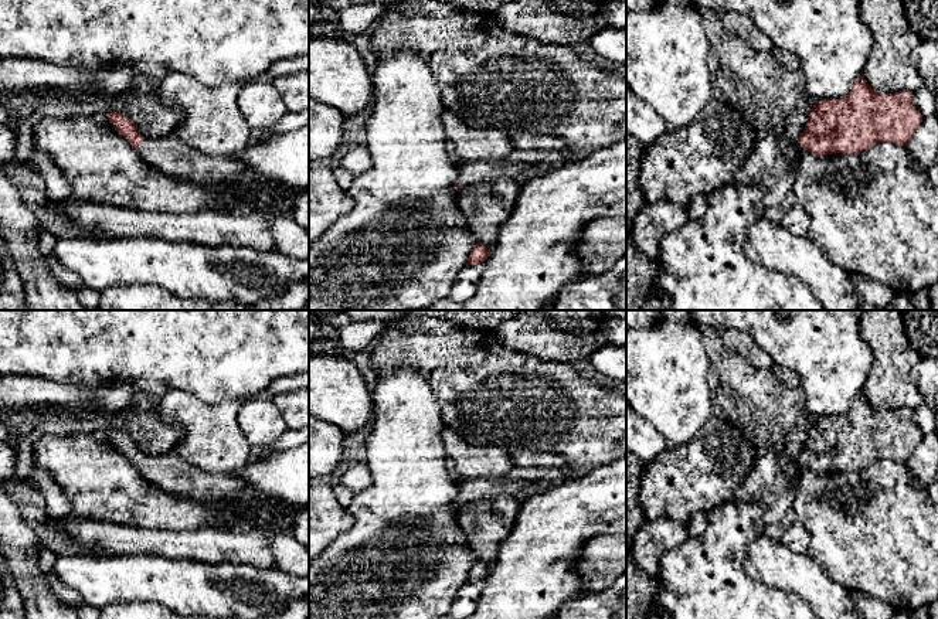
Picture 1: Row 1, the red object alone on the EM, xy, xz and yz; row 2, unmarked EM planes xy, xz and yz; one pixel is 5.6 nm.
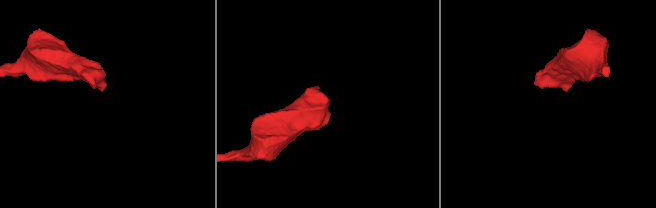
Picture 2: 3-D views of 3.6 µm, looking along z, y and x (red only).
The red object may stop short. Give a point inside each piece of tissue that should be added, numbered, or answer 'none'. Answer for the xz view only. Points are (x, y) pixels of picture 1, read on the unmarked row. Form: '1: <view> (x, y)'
1: xz (522, 482)

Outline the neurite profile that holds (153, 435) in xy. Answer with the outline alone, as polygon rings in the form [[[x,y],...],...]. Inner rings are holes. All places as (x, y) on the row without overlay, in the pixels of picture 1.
[[[146,397],[135,398],[135,407],[120,411],[122,421],[116,426],[109,421],[113,412],[89,412],[86,415],[69,415],[61,409],[55,409],[54,419],[78,421],[105,418],[109,429],[120,429],[133,438],[139,450],[145,456],[160,456],[174,449],[183,438],[183,425],[166,421],[159,407],[154,407]]]

